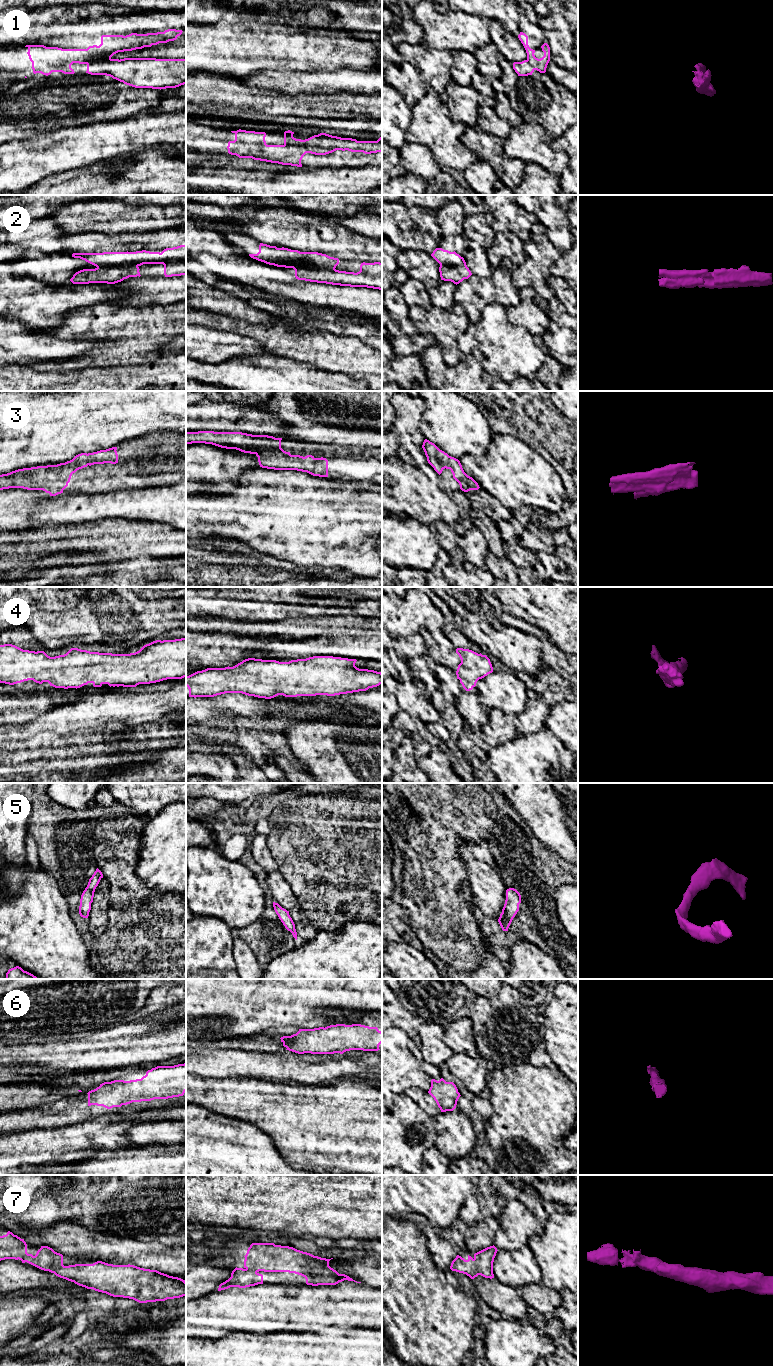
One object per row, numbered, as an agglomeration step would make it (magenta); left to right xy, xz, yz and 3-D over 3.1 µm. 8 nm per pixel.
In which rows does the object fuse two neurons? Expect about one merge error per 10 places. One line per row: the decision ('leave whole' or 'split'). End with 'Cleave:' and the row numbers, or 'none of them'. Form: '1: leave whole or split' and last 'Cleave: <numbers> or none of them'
1: leave whole
2: leave whole
3: leave whole
4: leave whole
5: leave whole
6: leave whole
7: leave whole
Cleave: none of them

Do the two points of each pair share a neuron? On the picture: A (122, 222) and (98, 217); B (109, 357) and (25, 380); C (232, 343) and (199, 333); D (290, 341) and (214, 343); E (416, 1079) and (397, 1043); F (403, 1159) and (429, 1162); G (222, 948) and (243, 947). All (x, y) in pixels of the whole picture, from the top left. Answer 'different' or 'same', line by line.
A: same
B: different
C: same
D: different
E: same
F: different
G: different

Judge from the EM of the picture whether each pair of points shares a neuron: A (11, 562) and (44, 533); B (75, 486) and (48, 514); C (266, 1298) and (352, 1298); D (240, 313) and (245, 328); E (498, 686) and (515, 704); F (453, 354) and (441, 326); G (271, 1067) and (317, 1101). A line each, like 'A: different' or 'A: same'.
A: same
B: different
C: same
D: different
E: same
F: same
G: different

